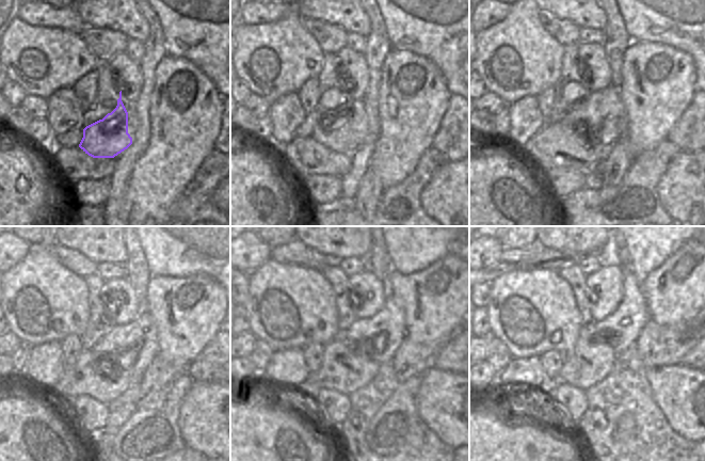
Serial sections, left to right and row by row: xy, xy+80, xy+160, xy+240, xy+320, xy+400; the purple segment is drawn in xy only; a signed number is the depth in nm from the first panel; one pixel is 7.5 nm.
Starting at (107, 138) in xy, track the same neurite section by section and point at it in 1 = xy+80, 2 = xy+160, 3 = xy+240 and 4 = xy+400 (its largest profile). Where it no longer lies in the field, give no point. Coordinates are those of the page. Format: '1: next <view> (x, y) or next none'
1: next xy+80 (343, 132)
2: next xy+160 (603, 116)
3: next xy+240 (141, 333)
4: next xy+400 (630, 316)

